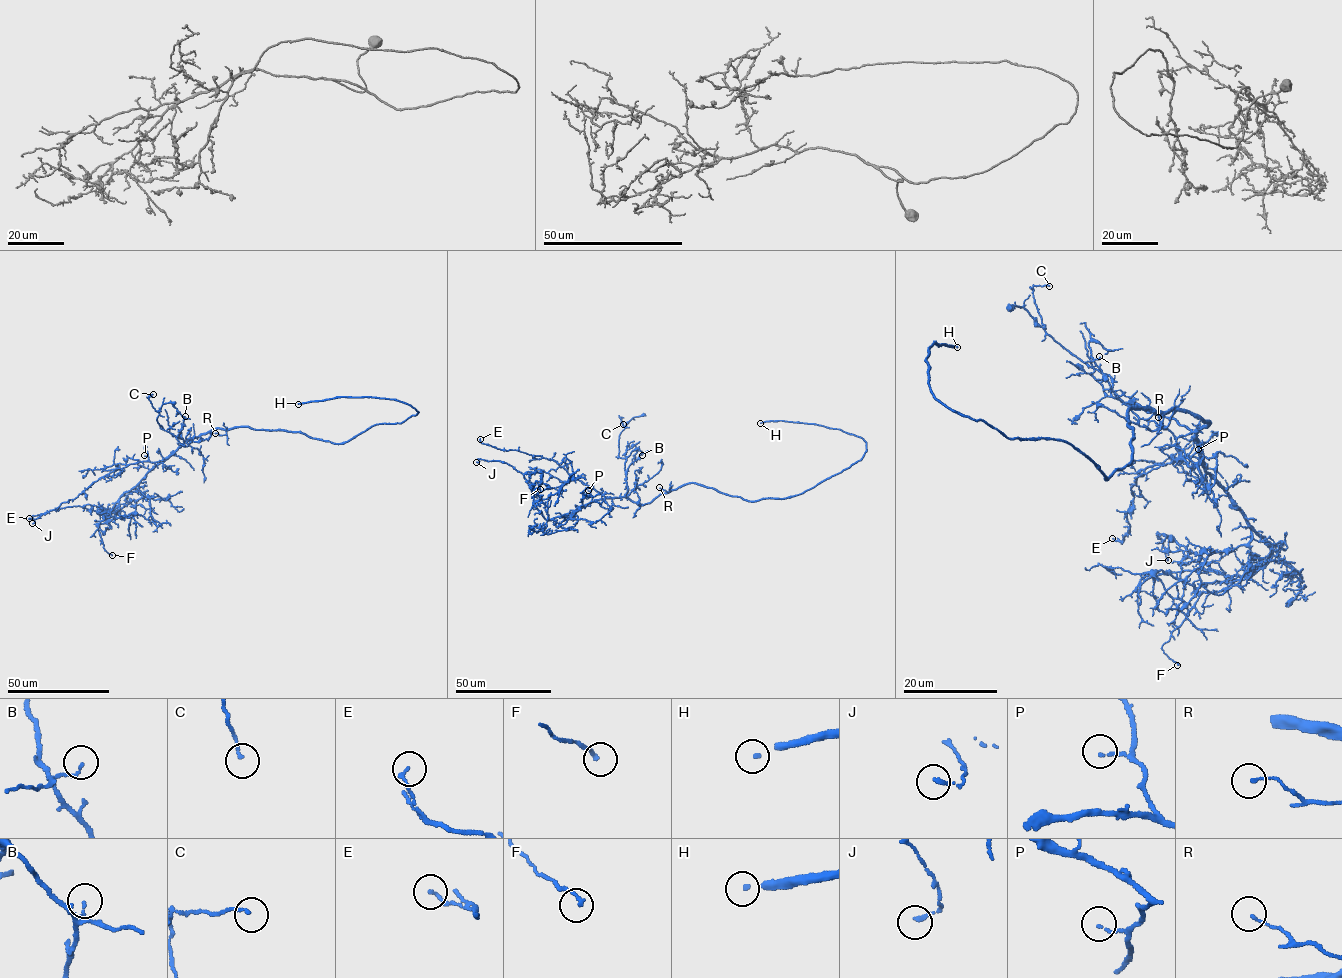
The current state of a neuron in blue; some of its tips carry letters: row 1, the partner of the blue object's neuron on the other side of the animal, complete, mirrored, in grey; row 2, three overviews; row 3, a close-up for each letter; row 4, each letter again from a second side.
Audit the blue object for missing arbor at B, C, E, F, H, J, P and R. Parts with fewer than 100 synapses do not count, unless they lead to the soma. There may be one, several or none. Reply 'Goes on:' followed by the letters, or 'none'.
Goes on: H

